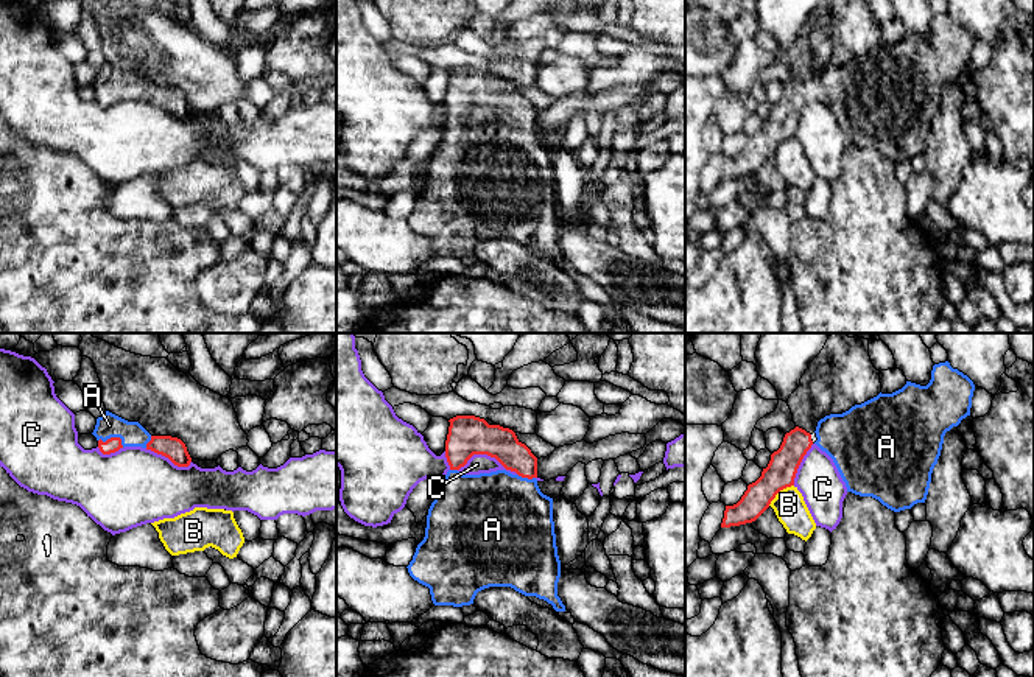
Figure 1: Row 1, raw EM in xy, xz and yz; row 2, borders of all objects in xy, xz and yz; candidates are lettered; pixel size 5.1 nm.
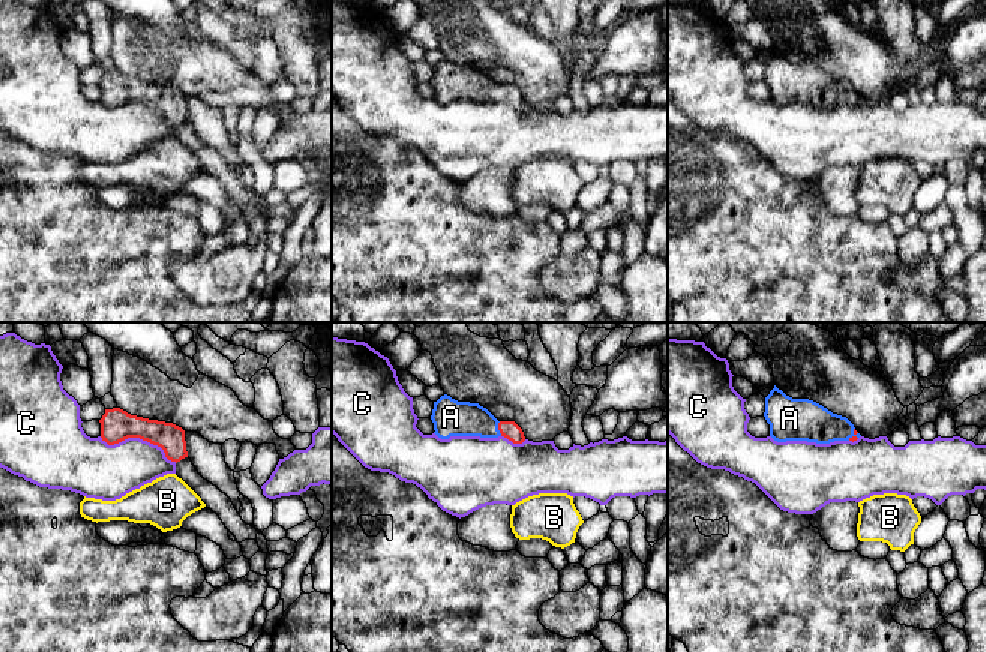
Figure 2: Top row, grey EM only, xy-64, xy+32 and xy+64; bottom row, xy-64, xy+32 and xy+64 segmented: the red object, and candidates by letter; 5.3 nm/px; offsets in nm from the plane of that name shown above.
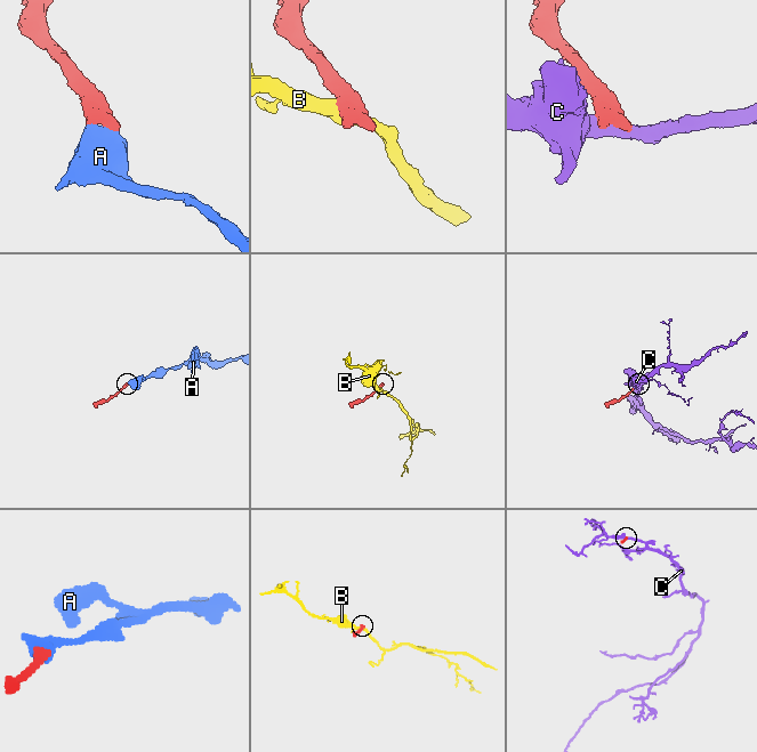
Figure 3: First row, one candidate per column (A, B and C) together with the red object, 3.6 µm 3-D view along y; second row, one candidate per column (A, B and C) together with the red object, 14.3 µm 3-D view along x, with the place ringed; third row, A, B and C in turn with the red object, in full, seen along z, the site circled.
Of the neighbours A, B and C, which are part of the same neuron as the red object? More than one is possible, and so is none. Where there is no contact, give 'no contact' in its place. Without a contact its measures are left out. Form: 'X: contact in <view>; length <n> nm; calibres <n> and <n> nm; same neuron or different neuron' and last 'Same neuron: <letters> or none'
A: contact in xy; length 140 nm; calibres 80 and 130 nm; same neuron
B: contact in yz; length 170 nm; calibres 160 and 160 nm; different neuron
C: contact in xz; length 320 nm; calibres 200 and 100 nm; different neuron
Same neuron: A

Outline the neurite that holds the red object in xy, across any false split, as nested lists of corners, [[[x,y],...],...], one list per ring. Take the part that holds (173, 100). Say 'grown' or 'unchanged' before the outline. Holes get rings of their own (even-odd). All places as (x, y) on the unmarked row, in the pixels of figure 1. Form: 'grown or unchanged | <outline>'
grown | [[[109,62],[97,70],[92,84],[103,106],[111,106],[125,98],[142,98],[168,109],[178,118],[188,118],[192,109],[185,95],[171,87],[151,87],[139,73],[128,73]]]

